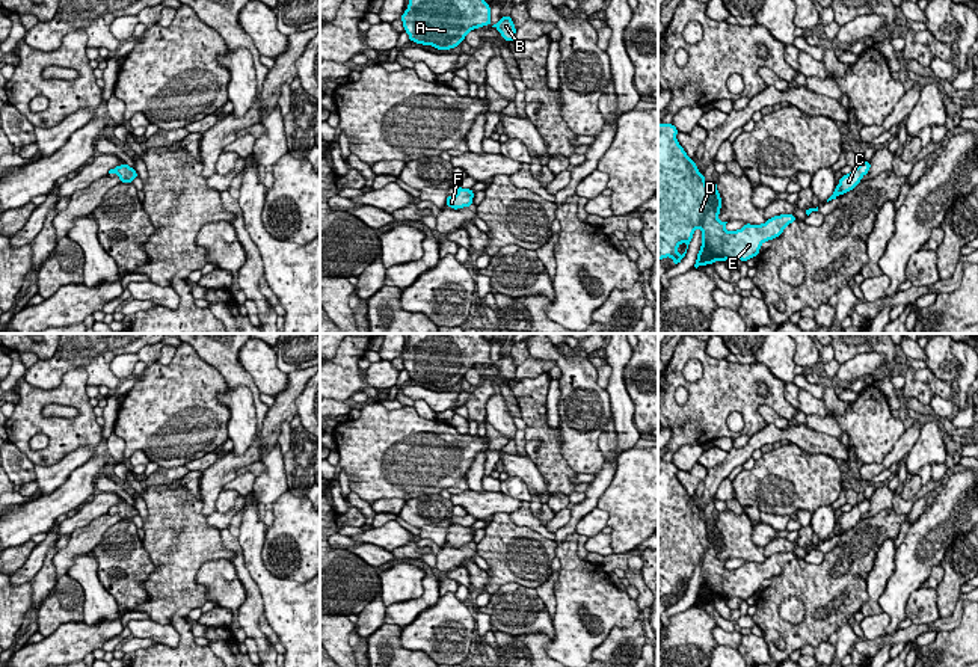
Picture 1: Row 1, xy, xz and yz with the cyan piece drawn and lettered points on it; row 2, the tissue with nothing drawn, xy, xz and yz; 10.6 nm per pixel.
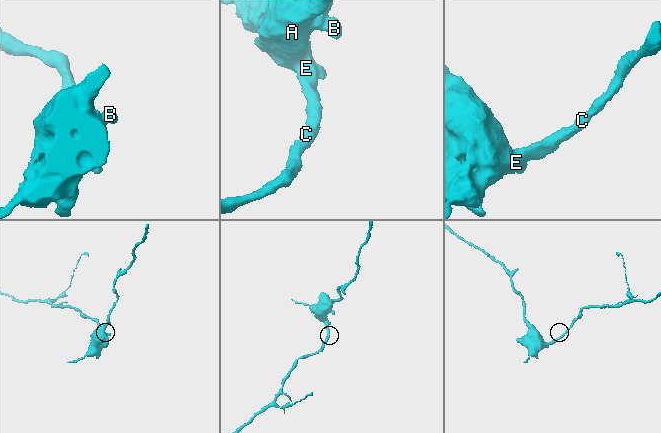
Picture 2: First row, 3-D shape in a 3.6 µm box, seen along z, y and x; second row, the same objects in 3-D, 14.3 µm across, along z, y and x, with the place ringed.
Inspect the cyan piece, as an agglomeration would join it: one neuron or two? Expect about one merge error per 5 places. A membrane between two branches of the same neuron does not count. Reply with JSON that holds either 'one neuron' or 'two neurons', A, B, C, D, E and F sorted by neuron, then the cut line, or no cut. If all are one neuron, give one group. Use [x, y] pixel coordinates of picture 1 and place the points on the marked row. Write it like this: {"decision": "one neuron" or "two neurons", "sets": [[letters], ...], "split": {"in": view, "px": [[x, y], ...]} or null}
{"decision": "one neuron", "sets": [["A", "B", "C", "D", "E", "F"]], "split": null}

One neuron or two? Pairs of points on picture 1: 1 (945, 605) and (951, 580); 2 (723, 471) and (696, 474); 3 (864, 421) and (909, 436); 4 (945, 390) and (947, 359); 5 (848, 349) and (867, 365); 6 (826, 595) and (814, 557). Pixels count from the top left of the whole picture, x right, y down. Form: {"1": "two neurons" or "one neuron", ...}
{"1": "one neuron", "2": "two neurons", "3": "two neurons", "4": "two neurons", "5": "two neurons", "6": "two neurons"}

